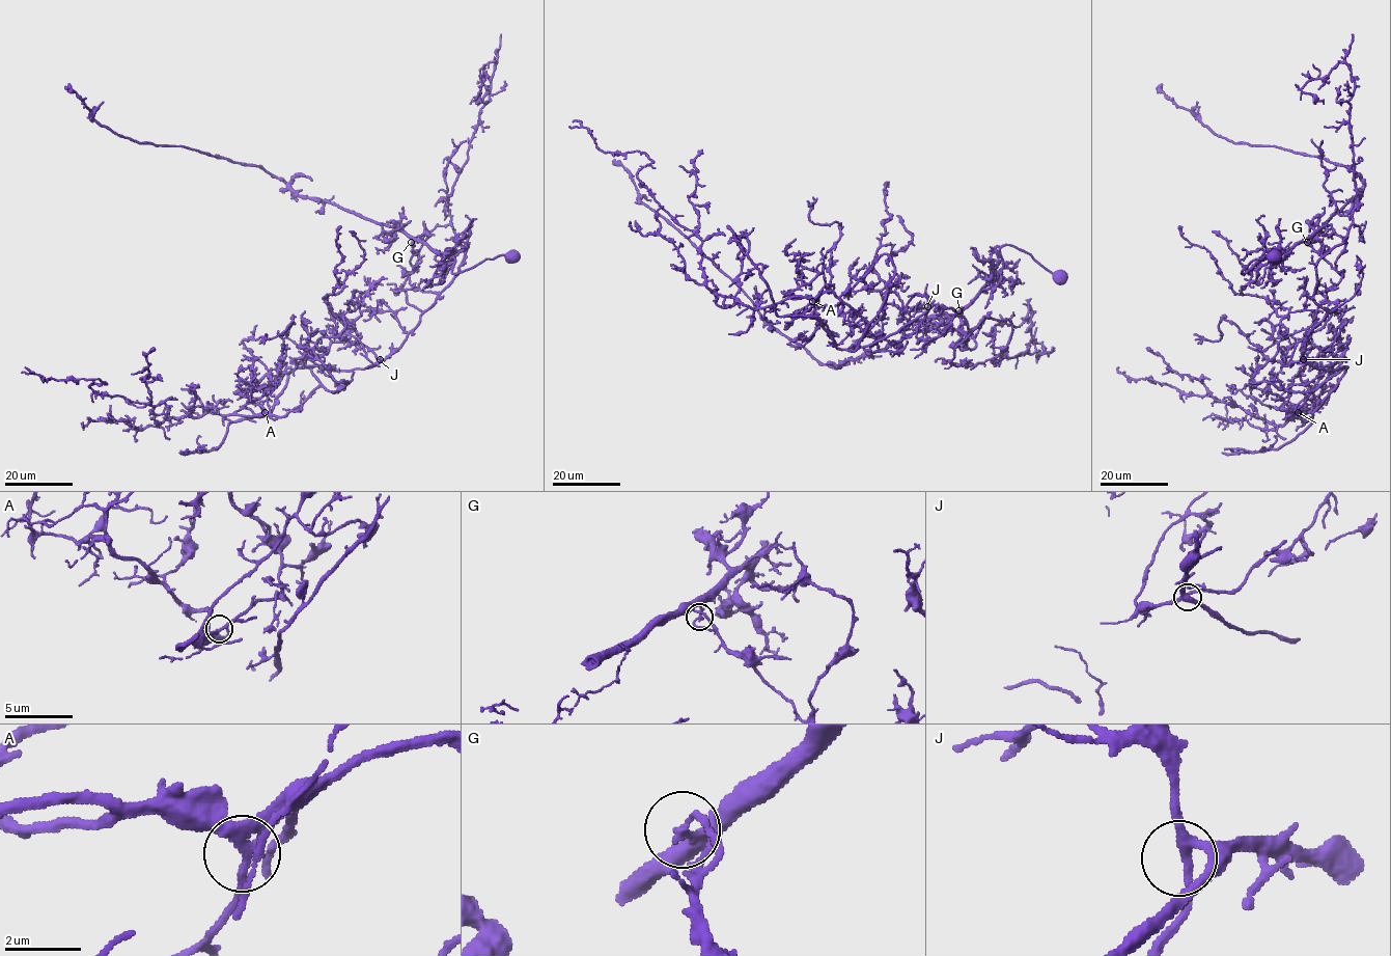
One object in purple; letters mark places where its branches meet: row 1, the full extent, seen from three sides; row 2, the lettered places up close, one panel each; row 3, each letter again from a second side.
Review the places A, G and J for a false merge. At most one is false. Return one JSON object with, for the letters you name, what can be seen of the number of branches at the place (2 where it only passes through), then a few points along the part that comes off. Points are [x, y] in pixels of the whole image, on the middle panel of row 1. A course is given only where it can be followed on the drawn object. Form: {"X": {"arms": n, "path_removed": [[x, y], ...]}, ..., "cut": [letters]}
{"G": {"arms": 2, "path_removed": [[960, 310], [884, 349], [836, 366], [822, 364], [640, 201], [631, 175], [612, 161]]}, "cut": ["G"]}

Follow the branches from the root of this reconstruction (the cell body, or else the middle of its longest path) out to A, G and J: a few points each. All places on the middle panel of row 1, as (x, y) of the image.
A: (1060, 278), (1003, 245), (955, 345), (984, 317), (933, 305), (861, 347), (856, 311), (812, 301)
G: (1060, 278), (1056, 279), (1029, 254), (1003, 245), (999, 249), (1001, 273), (960, 310)
J: (1060, 278), (1003, 245), (1001, 273), (961, 313), (960, 343), (984, 317), (970, 330), (954, 309), (927, 306)

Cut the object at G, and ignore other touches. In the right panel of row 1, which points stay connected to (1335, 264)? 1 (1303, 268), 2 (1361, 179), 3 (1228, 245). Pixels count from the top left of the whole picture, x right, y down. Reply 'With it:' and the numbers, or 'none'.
With it: 3

